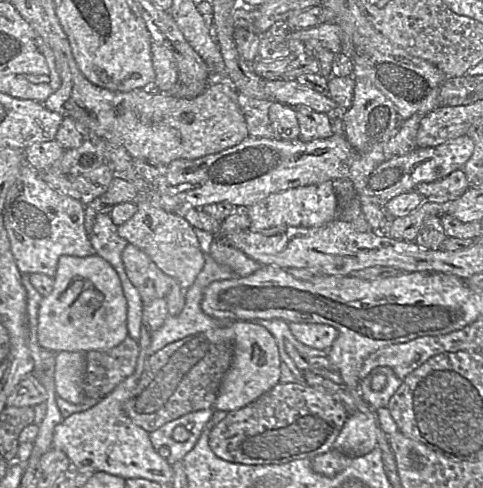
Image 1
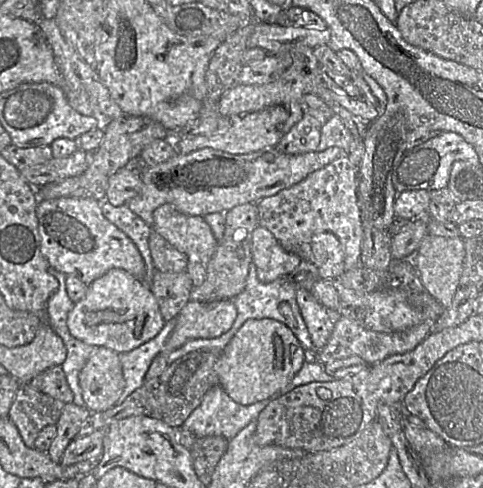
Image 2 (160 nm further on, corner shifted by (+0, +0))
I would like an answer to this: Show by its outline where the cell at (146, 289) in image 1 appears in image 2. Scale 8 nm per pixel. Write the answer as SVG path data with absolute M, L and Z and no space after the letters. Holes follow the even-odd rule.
M151 232L148 247L154 272L178 273L186 269L188 259L156 232Z

